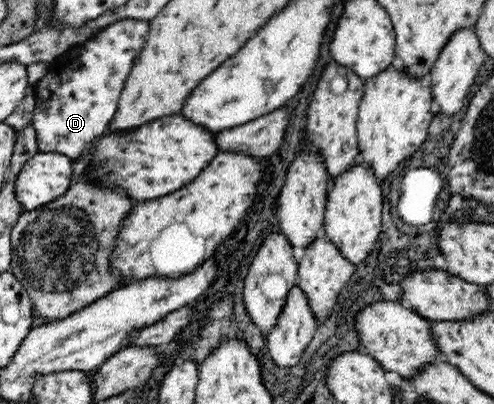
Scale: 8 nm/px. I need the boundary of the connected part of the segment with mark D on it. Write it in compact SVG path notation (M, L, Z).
M124 19L108 25L86 42L66 51L49 63L45 75L34 85L35 109L32 126L36 132L39 152L58 152L72 161L86 158L107 133L109 123L117 111L119 95L124 83L149 35L150 22Z

